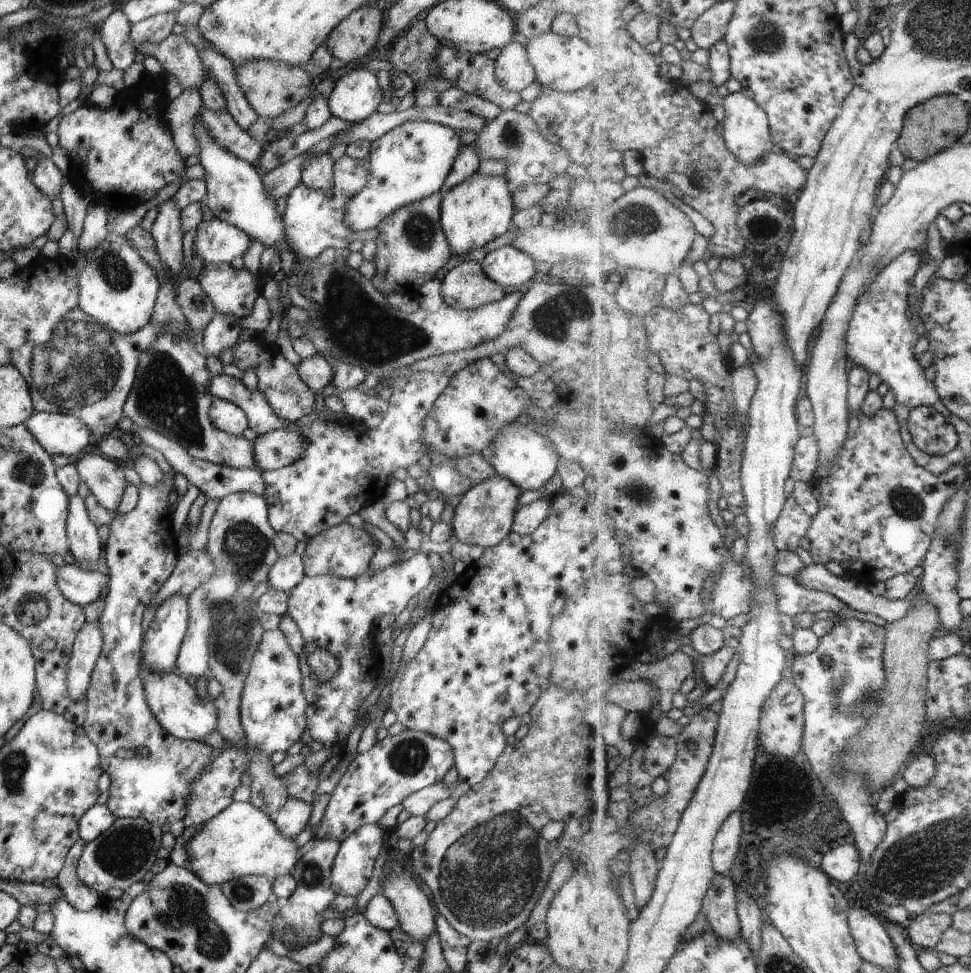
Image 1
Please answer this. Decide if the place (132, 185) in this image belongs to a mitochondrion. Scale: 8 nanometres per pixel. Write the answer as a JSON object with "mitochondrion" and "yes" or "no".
{"mitochondrion":"no"}

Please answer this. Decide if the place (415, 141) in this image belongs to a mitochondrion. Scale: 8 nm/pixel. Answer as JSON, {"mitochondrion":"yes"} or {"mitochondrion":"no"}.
{"mitochondrion":"no"}

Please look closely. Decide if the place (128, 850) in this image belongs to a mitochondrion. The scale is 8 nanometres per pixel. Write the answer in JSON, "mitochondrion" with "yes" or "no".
{"mitochondrion":"yes"}

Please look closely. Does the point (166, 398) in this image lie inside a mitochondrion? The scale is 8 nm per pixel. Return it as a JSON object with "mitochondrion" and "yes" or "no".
{"mitochondrion":"yes"}

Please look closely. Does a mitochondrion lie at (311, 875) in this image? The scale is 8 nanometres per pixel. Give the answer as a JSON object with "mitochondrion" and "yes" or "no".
{"mitochondrion":"yes"}

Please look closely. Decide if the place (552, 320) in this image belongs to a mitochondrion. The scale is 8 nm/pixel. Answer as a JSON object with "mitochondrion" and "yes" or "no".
{"mitochondrion":"yes"}

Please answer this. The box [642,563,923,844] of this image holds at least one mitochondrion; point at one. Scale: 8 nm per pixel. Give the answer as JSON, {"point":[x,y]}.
{"point":[841,705]}

